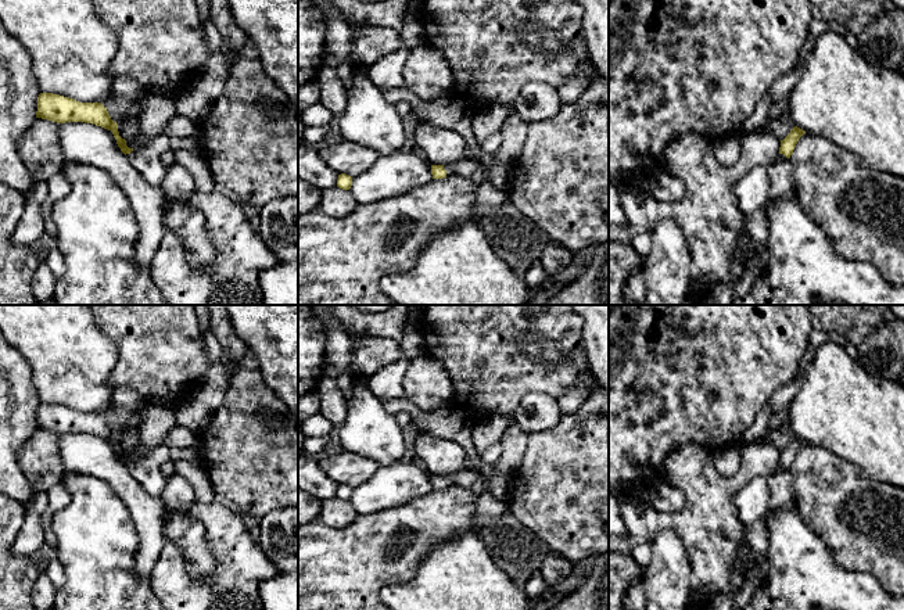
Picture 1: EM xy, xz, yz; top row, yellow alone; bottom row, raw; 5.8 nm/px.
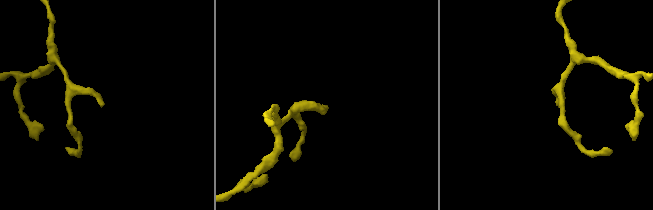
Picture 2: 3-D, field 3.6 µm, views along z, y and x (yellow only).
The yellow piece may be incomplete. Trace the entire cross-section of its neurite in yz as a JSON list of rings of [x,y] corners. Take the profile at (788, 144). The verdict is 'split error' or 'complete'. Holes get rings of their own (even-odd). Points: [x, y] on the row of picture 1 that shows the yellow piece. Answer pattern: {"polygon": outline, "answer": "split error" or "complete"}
{"polygon": [[[794,126],[790,133],[781,140],[781,147],[779,147],[779,154],[783,154],[786,158],[790,158],[793,154],[793,150],[799,141],[799,139],[804,134],[806,132],[797,126]]], "answer": "complete"}

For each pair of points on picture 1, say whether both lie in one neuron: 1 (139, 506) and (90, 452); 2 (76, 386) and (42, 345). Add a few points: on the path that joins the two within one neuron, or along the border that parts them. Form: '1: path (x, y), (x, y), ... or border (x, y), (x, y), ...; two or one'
1: path (131, 492), (104, 466); one
2: path (72, 376), (51, 355); one

